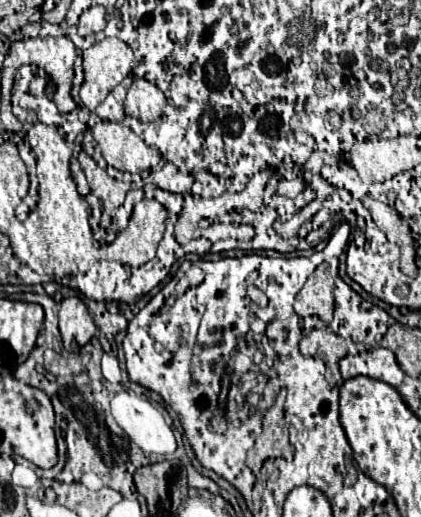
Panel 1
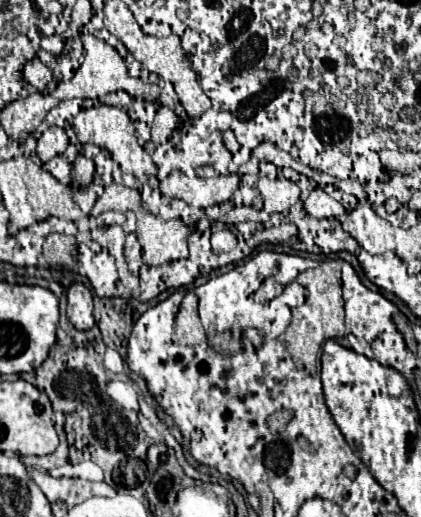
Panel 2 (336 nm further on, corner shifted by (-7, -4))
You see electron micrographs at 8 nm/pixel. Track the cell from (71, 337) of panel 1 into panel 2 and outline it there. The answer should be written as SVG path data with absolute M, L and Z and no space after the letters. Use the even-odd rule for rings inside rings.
M72 284L68 288L68 320L74 324L76 330L90 330L96 320L94 320L94 304L92 304L92 294L84 284Z

